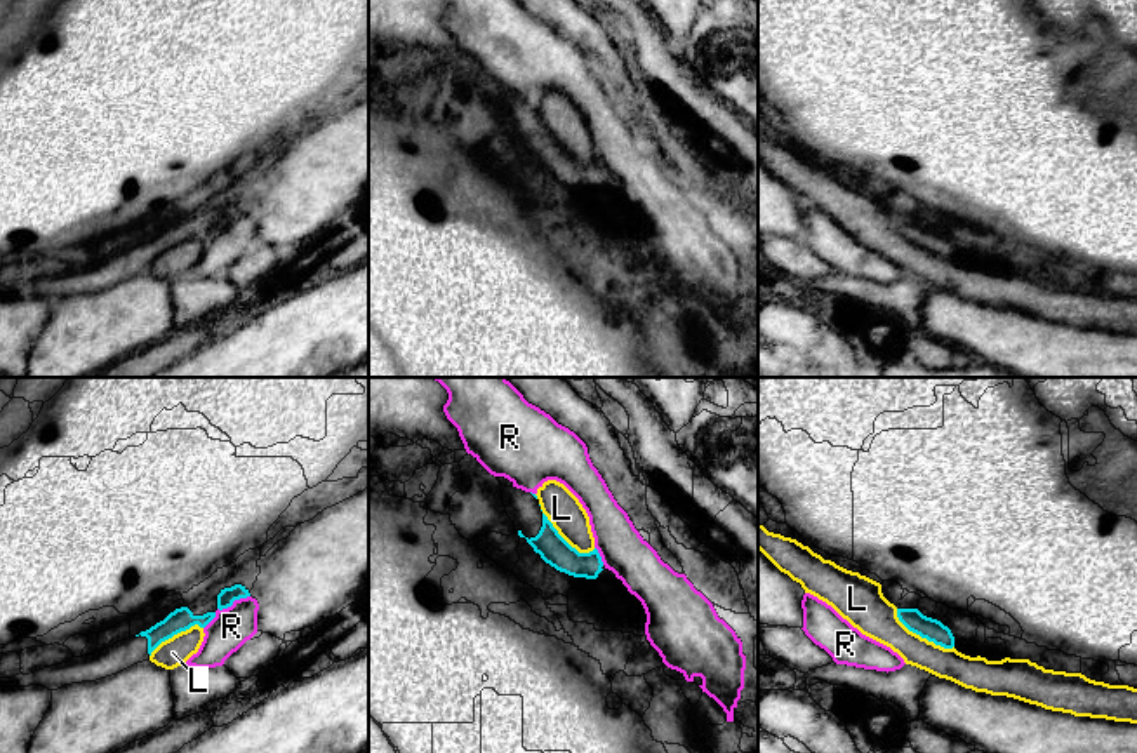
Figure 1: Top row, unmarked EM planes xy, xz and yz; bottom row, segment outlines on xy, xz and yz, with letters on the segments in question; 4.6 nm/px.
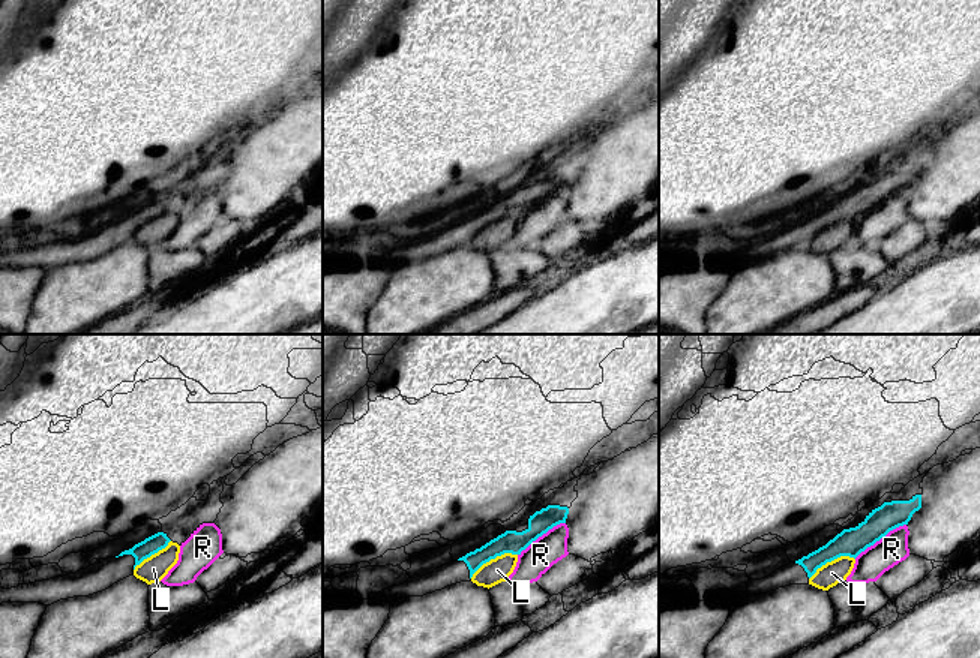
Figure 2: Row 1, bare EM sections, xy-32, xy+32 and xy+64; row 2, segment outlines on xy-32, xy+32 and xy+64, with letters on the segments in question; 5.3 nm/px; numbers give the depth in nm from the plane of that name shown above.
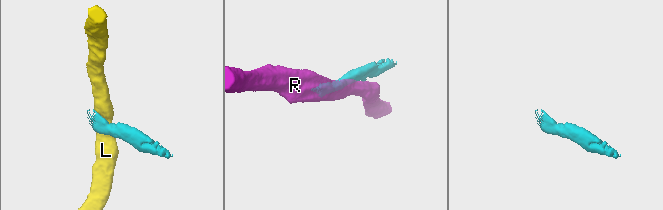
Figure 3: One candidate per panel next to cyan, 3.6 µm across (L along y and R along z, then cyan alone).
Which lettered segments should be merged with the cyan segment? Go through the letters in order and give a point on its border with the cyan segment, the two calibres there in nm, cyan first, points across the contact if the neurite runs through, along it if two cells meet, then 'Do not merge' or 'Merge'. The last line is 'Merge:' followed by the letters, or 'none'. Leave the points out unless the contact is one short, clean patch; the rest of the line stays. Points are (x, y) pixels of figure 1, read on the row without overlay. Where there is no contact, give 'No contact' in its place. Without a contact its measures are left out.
L: Touches cyan at yz (922, 247). Thickness 100 nm (cyan) against 190 nm. Do not merge
R: Touches cyan at xy (233, 211). Thickness 80 nm (cyan) against 180 nm. Boundary: xy (249, 206), (218, 219). Do not merge
Merge: none

